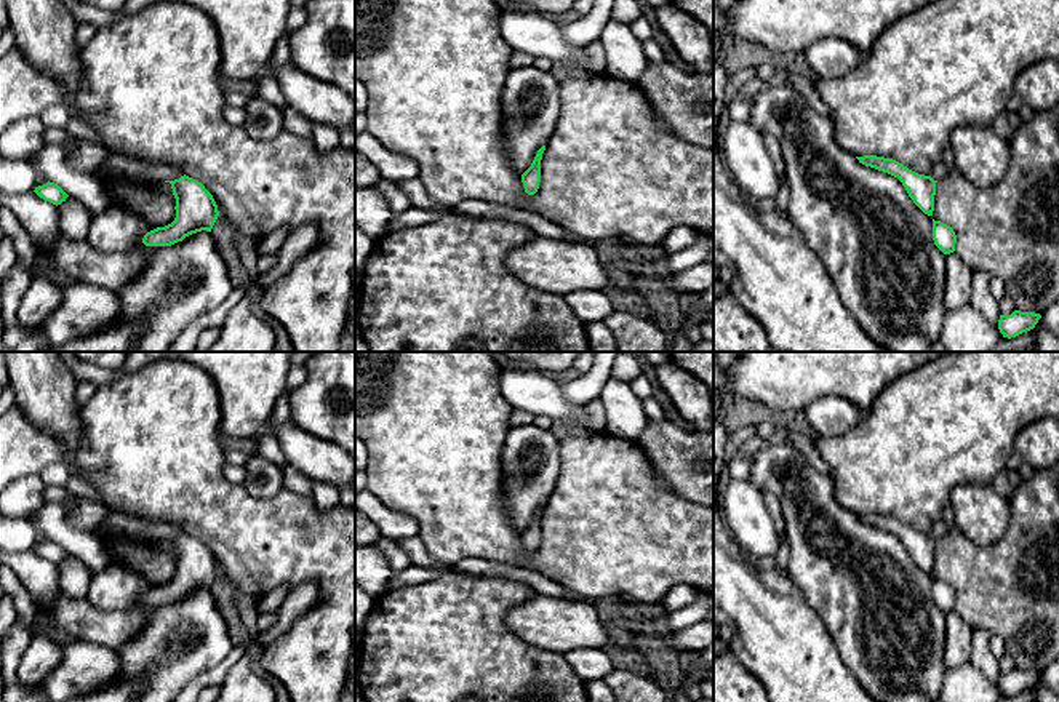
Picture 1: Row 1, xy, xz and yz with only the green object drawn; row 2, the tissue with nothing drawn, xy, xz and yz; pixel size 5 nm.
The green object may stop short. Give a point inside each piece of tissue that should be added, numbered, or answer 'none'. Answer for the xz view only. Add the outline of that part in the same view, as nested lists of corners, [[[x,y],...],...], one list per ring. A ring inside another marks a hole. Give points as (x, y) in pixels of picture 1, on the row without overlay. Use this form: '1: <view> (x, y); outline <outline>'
none

